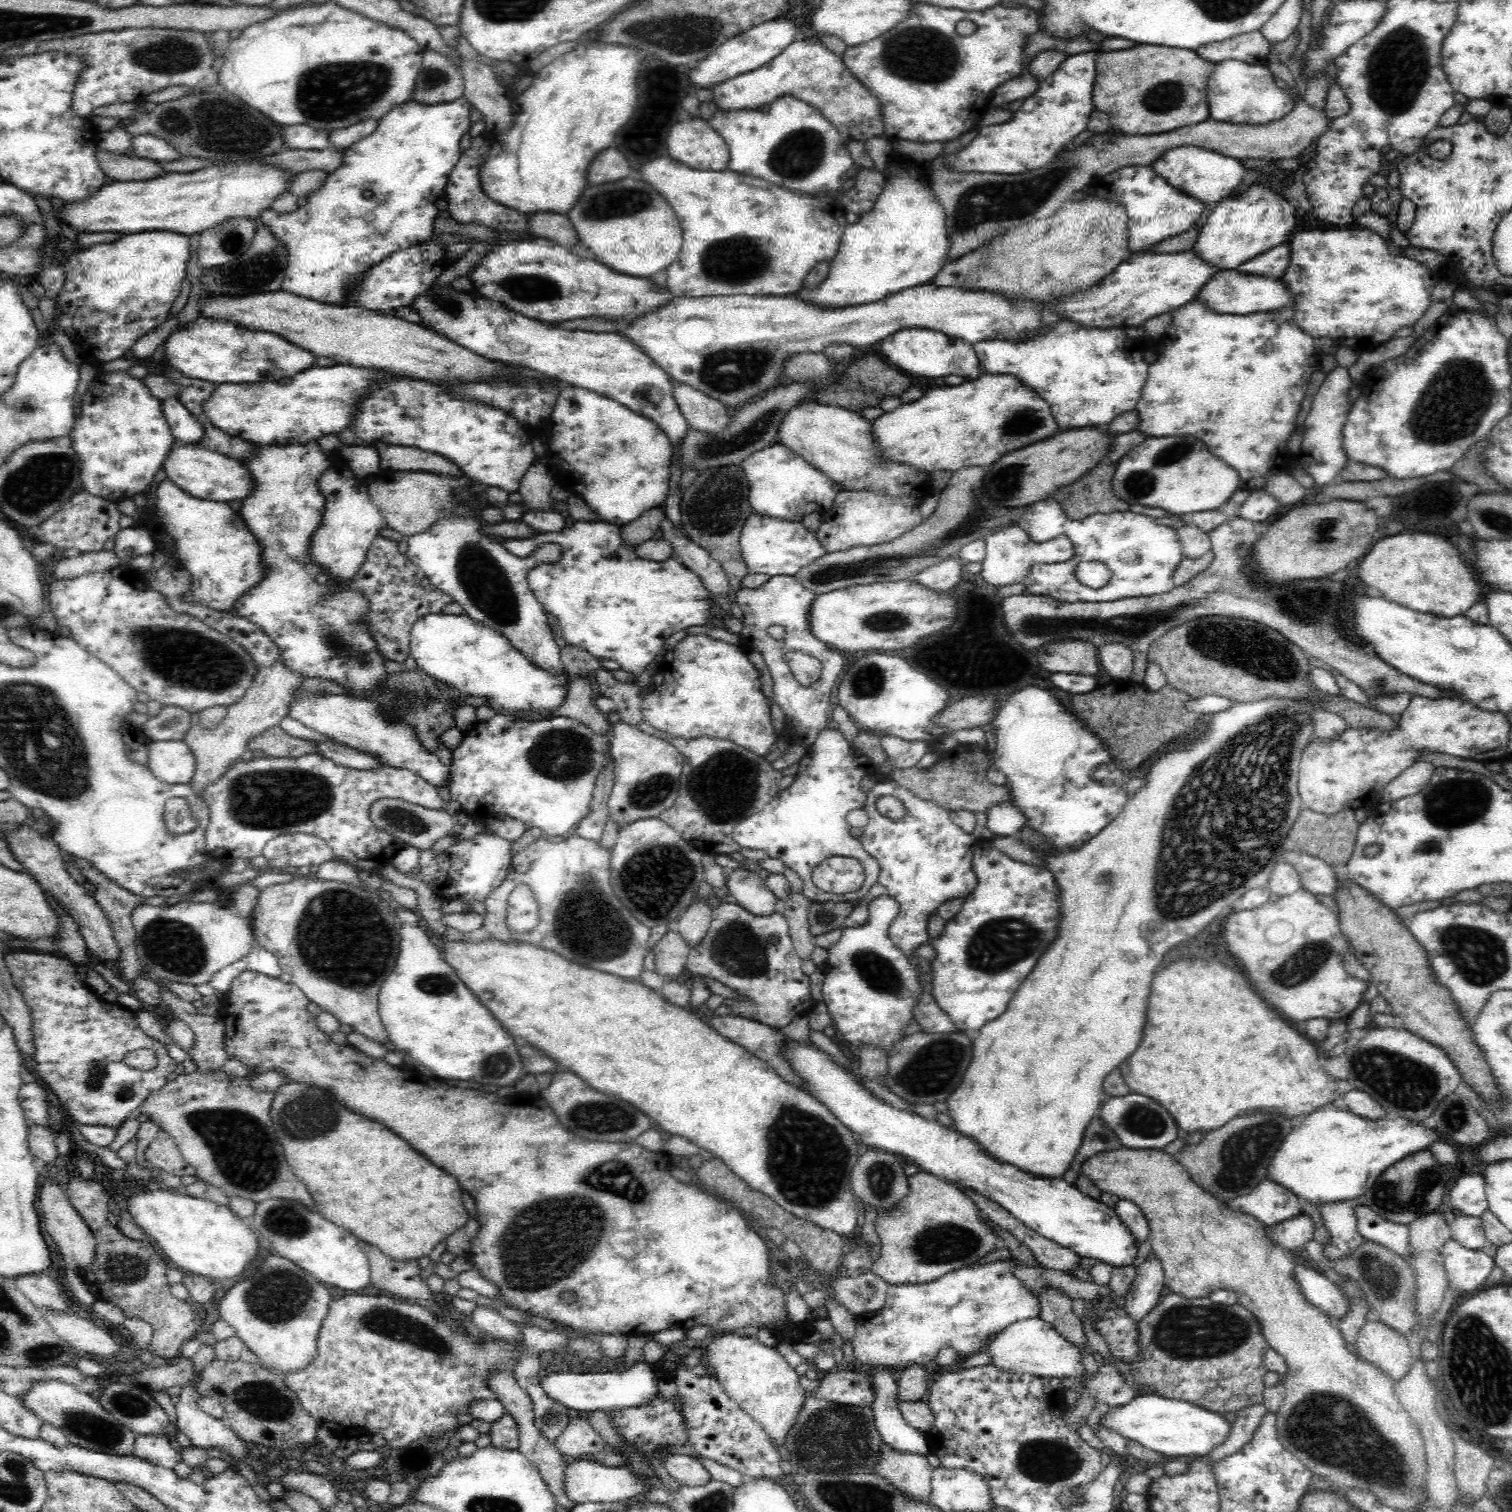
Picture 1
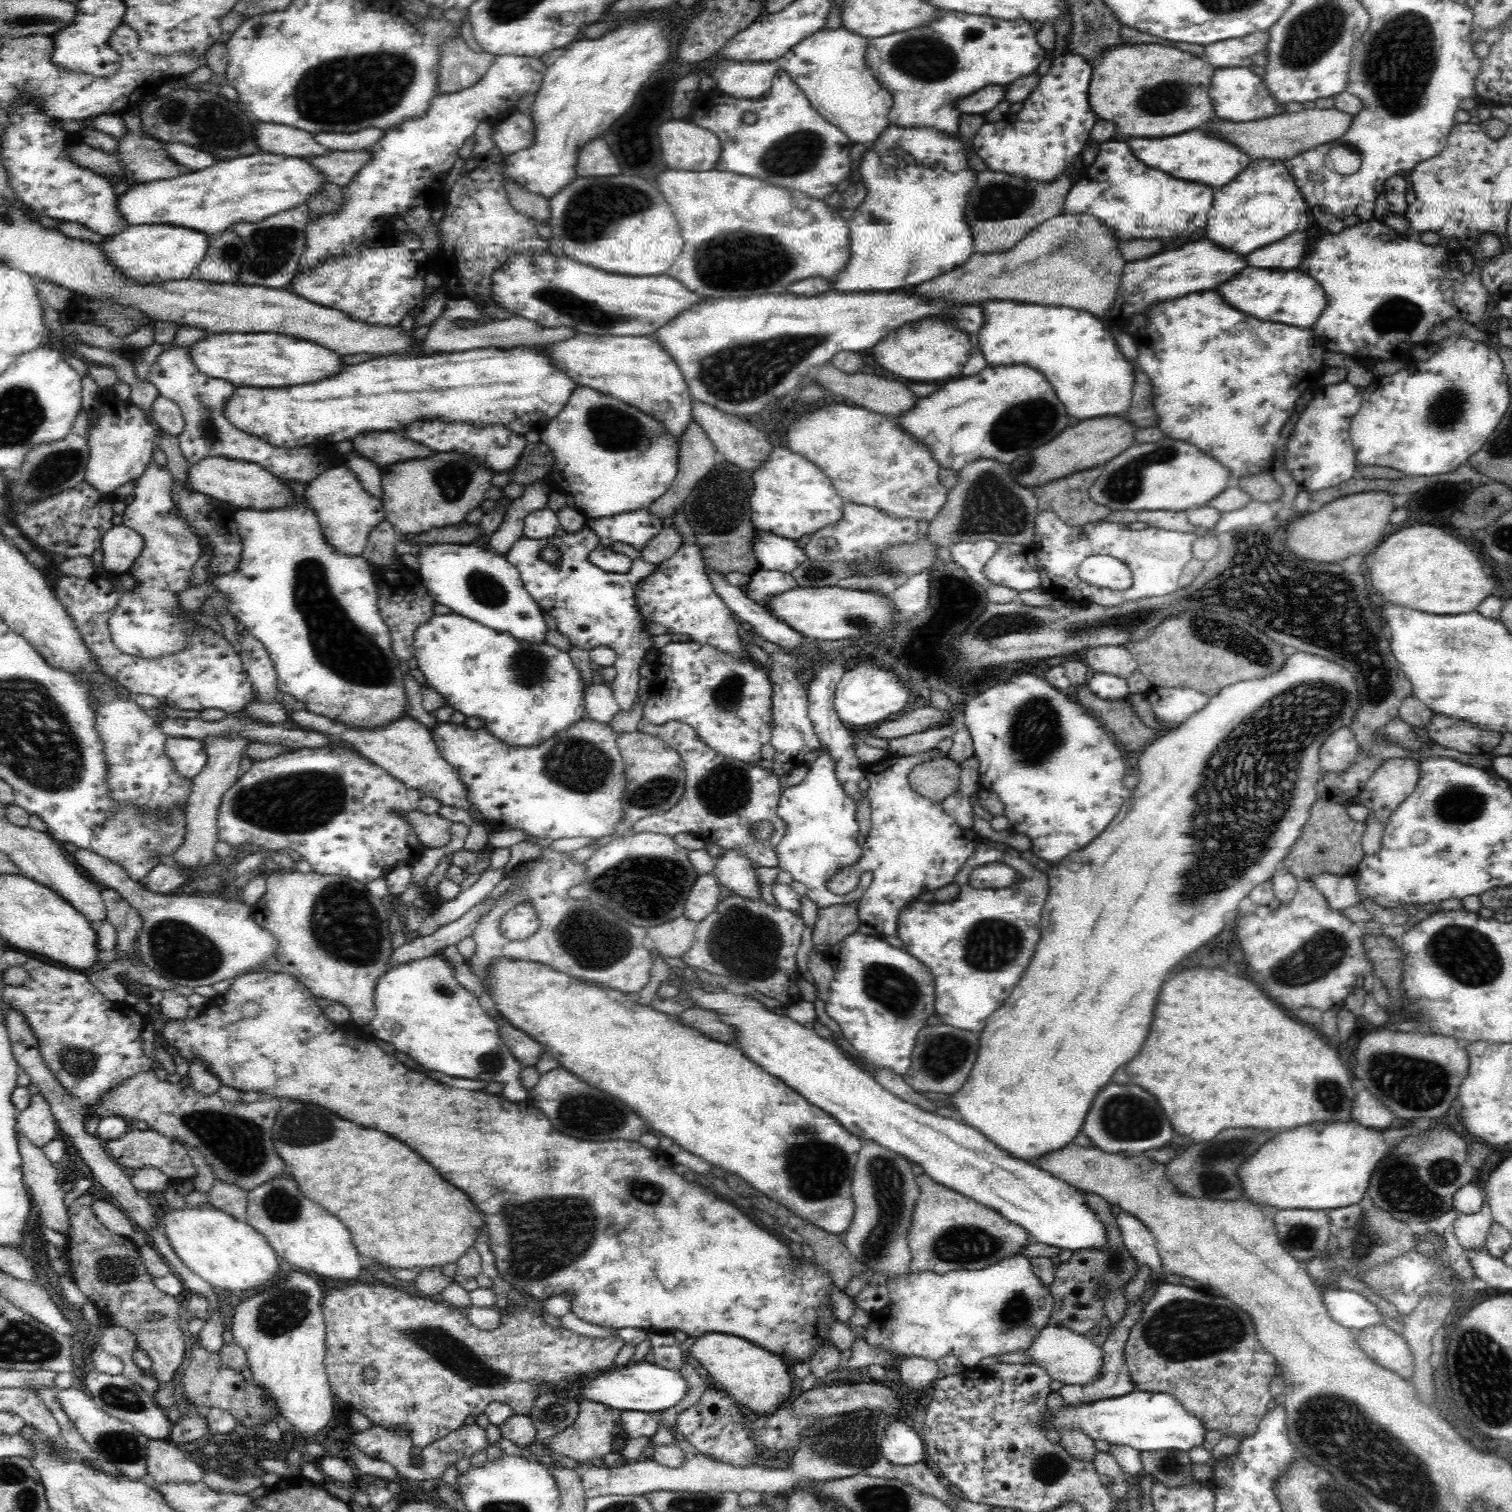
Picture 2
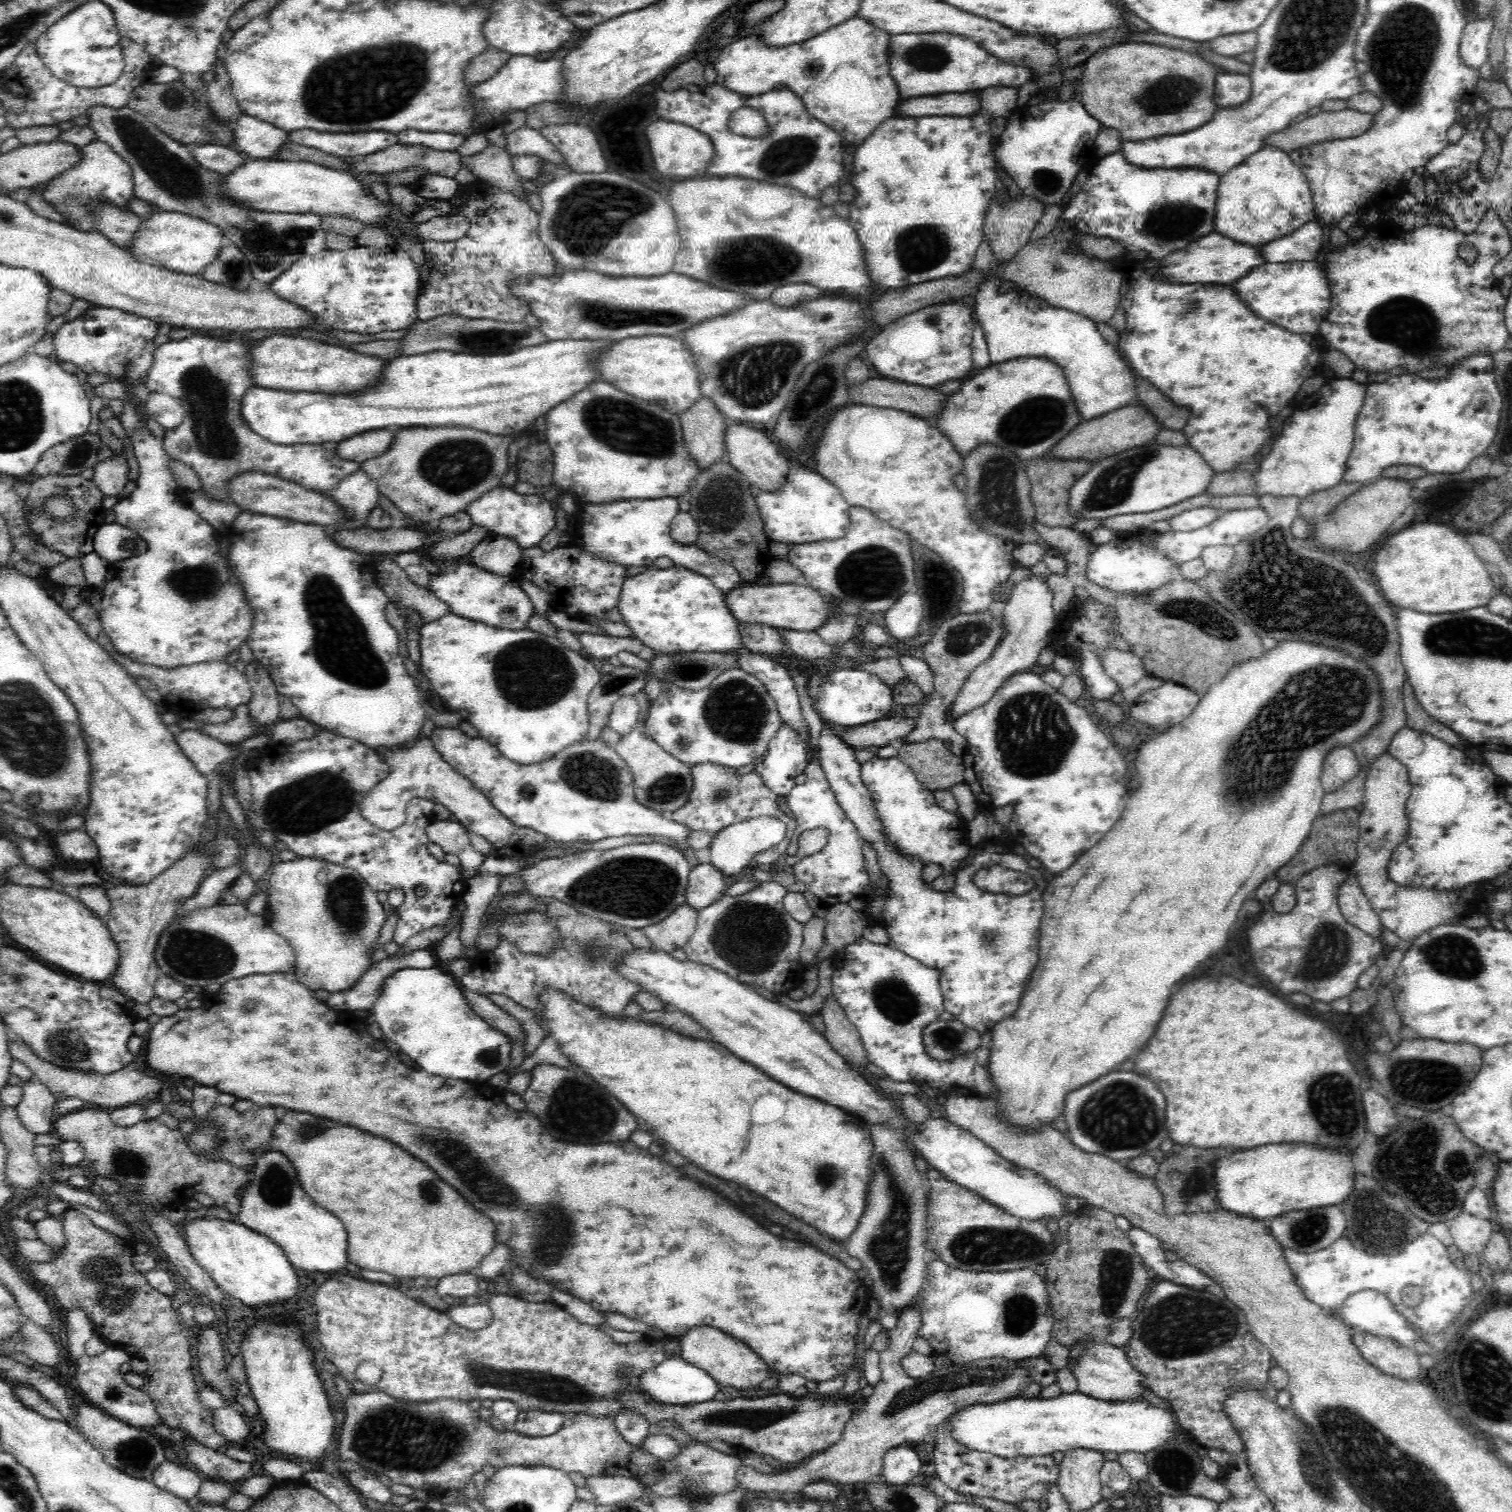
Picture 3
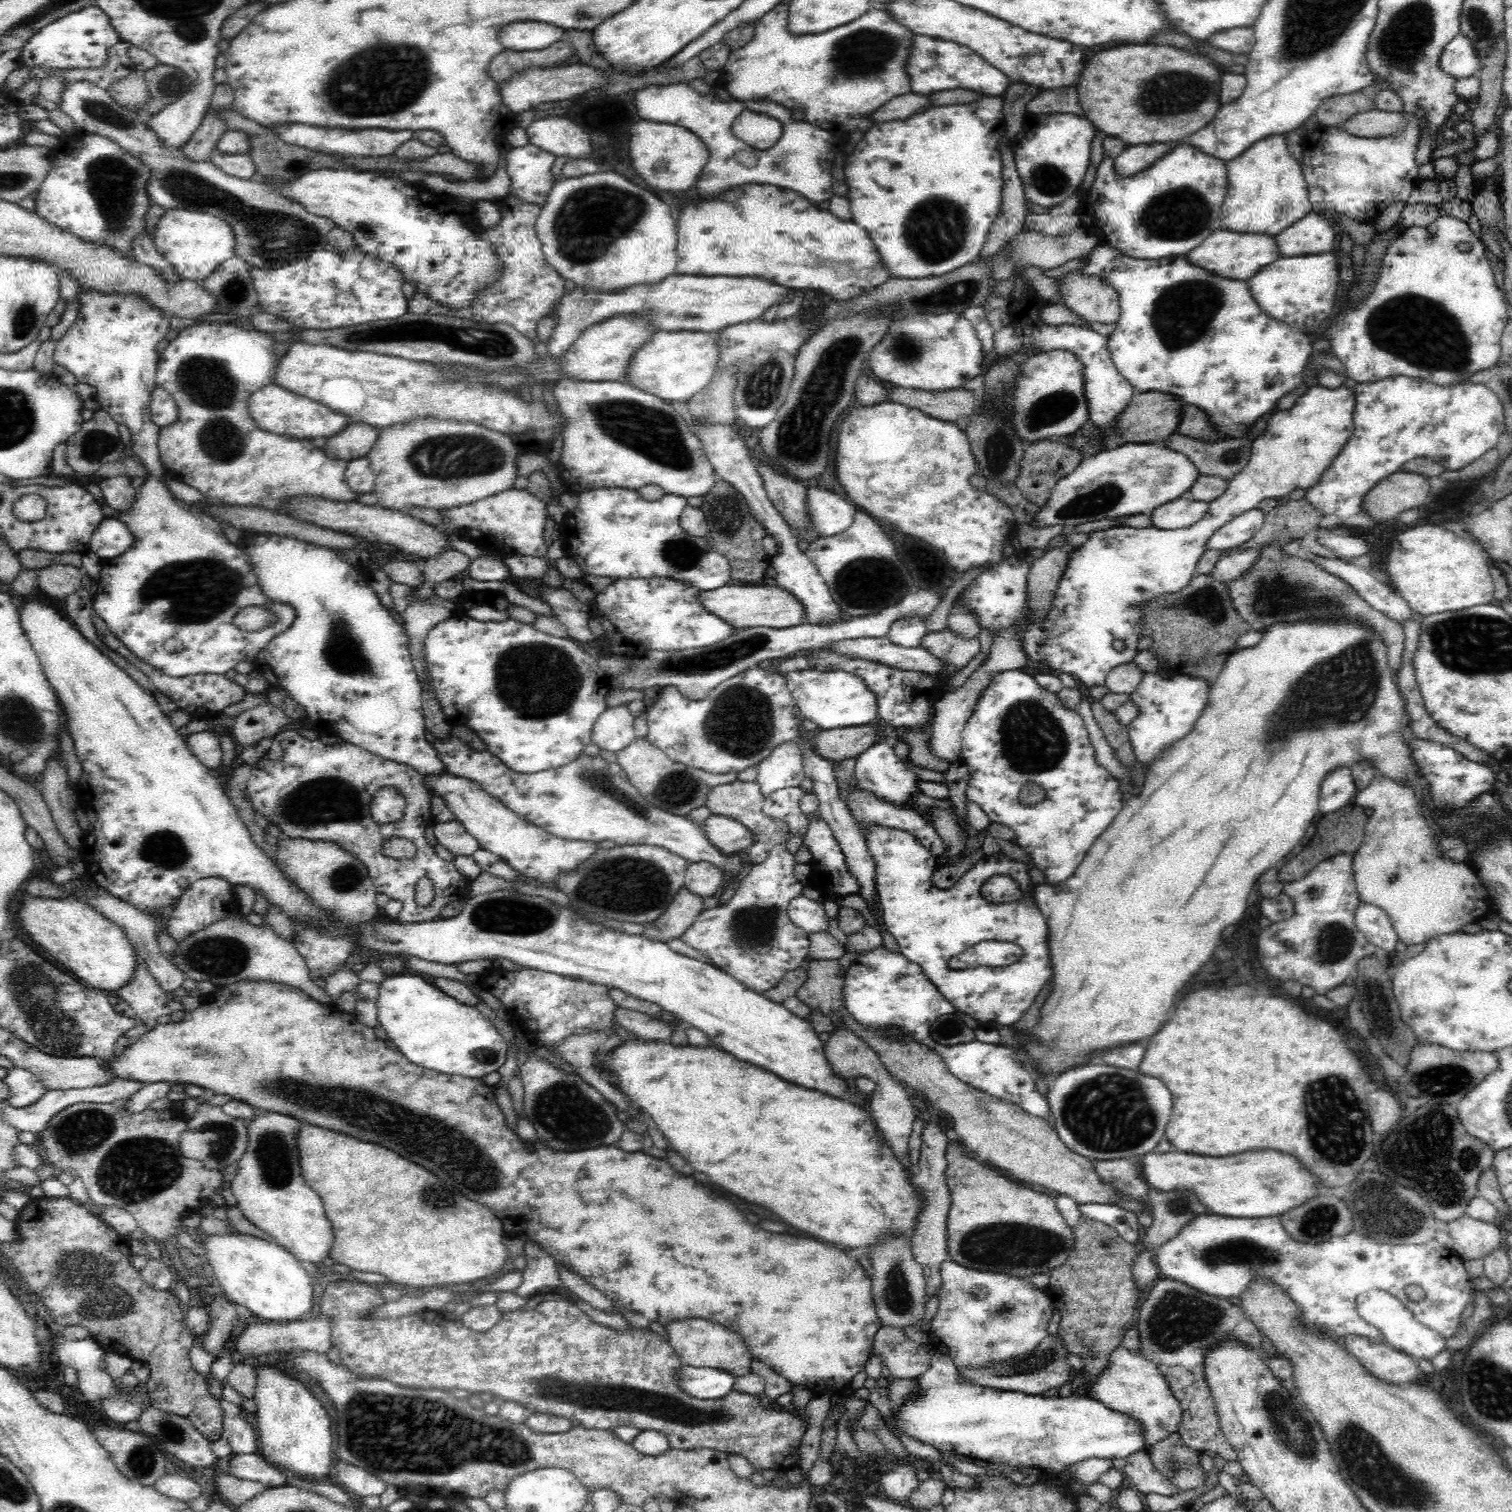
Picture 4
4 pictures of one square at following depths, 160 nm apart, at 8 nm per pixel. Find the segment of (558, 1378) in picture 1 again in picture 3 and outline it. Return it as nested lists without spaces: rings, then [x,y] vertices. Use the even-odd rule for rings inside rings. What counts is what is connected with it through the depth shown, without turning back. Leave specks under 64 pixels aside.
[[[670,1352],[664,1362],[656,1365],[656,1368],[648,1369],[642,1373],[637,1386],[641,1387],[641,1394],[645,1395],[650,1402],[662,1404],[698,1404],[713,1399],[720,1388],[716,1382],[706,1372],[688,1361],[685,1361],[680,1355]]]

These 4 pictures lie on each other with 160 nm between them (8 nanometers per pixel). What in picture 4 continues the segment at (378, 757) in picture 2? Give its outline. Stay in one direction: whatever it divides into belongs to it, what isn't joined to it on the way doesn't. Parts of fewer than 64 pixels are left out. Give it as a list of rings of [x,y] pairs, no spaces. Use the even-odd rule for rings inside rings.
[[[434,773],[425,777],[425,786],[431,794],[438,794],[446,800],[448,808],[455,816],[455,821],[464,825],[464,828],[471,834],[478,842],[479,848],[489,850],[494,854],[502,857],[514,870],[535,878],[539,882],[552,882],[557,879],[561,874],[573,873],[576,868],[580,866],[591,854],[594,854],[598,847],[597,843],[586,842],[580,840],[561,839],[546,832],[545,828],[536,826],[526,820],[517,816],[513,810],[506,808],[496,797],[489,795],[478,783],[472,782],[462,777],[457,777],[451,773]],[[381,788],[369,806],[372,819],[378,824],[401,822],[404,817],[404,797],[398,789]]]

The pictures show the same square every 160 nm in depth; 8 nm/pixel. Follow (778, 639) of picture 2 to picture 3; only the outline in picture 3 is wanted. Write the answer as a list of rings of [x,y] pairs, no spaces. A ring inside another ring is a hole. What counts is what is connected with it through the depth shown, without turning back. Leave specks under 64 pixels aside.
[[[780,629],[785,646],[790,653],[802,658],[814,660],[833,656],[833,647],[822,640],[817,631],[802,631]]]

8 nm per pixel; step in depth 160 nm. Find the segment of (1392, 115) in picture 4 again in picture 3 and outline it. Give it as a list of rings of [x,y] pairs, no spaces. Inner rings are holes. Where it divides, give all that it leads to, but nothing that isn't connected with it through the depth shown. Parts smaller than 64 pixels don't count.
[[[1354,109],[1342,112],[1320,112],[1318,116],[1306,118],[1300,124],[1292,124],[1282,132],[1271,133],[1265,137],[1265,146],[1279,148],[1289,153],[1308,144],[1328,140],[1349,139],[1369,131],[1374,116]]]

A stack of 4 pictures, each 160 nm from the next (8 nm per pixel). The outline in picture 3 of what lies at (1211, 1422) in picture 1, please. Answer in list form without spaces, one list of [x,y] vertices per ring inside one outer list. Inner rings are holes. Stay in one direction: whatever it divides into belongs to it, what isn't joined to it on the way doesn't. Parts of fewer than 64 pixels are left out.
[[[1076,1391],[1061,1393],[1058,1398],[1008,1398],[990,1403],[978,1402],[968,1404],[964,1408],[956,1408],[956,1412],[949,1416],[945,1419],[951,1419],[955,1440],[961,1445],[1003,1458],[1048,1456],[1056,1454],[1056,1452],[1062,1452],[1065,1455],[1074,1449],[1090,1450],[1100,1454],[1104,1454],[1104,1452],[1114,1452],[1118,1455],[1129,1452],[1145,1454],[1159,1447],[1160,1444],[1181,1443],[1182,1440],[1191,1441],[1186,1429],[1179,1423],[1178,1417],[1174,1418],[1170,1411],[1164,1408],[1152,1406],[1144,1397],[1128,1398],[1125,1401],[1105,1401]]]

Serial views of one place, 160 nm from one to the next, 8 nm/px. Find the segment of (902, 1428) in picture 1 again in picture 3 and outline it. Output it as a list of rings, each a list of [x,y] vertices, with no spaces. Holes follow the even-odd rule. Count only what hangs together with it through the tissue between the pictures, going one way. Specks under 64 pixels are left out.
[[[897,1445],[890,1448],[883,1458],[880,1477],[893,1485],[908,1485],[918,1476],[922,1463],[912,1447]]]

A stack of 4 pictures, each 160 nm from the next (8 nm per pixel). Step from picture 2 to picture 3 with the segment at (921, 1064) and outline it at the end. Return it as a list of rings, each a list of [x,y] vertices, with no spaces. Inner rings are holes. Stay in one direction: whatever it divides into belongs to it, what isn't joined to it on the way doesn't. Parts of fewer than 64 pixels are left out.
[[[936,1020],[924,1030],[924,1047],[926,1047],[926,1054],[930,1059],[952,1060],[961,1055],[966,1055],[976,1051],[982,1045],[981,1034],[976,1030],[970,1030],[963,1023],[955,1020]]]

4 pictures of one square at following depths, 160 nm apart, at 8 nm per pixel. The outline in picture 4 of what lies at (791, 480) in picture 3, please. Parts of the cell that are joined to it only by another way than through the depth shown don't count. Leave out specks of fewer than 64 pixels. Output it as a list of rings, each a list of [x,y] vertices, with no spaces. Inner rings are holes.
[[[816,484],[807,487],[807,515],[818,537],[832,537],[846,530],[855,512],[841,495]]]

